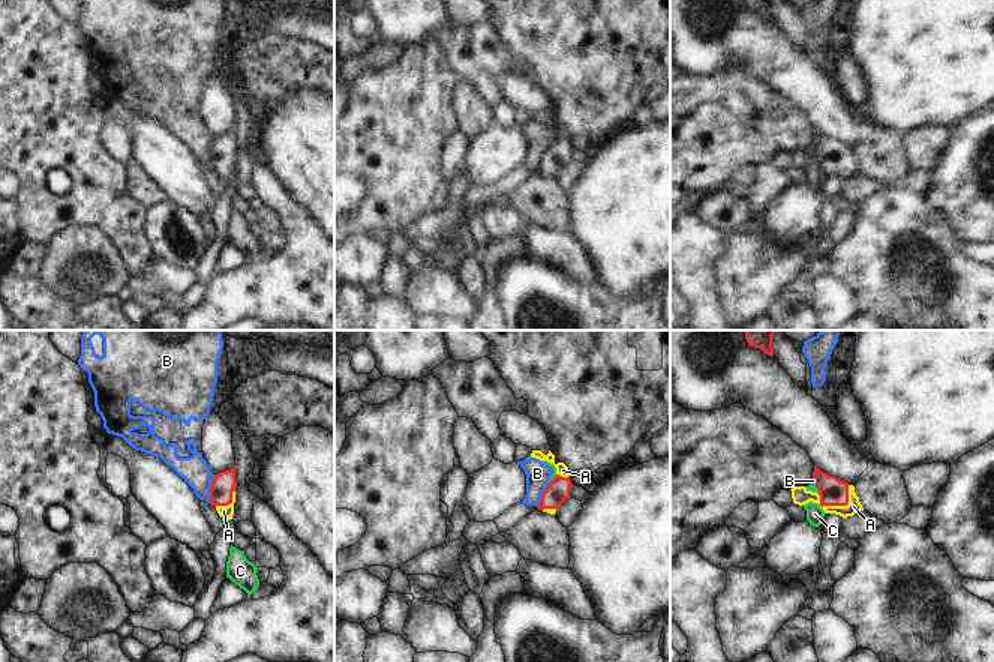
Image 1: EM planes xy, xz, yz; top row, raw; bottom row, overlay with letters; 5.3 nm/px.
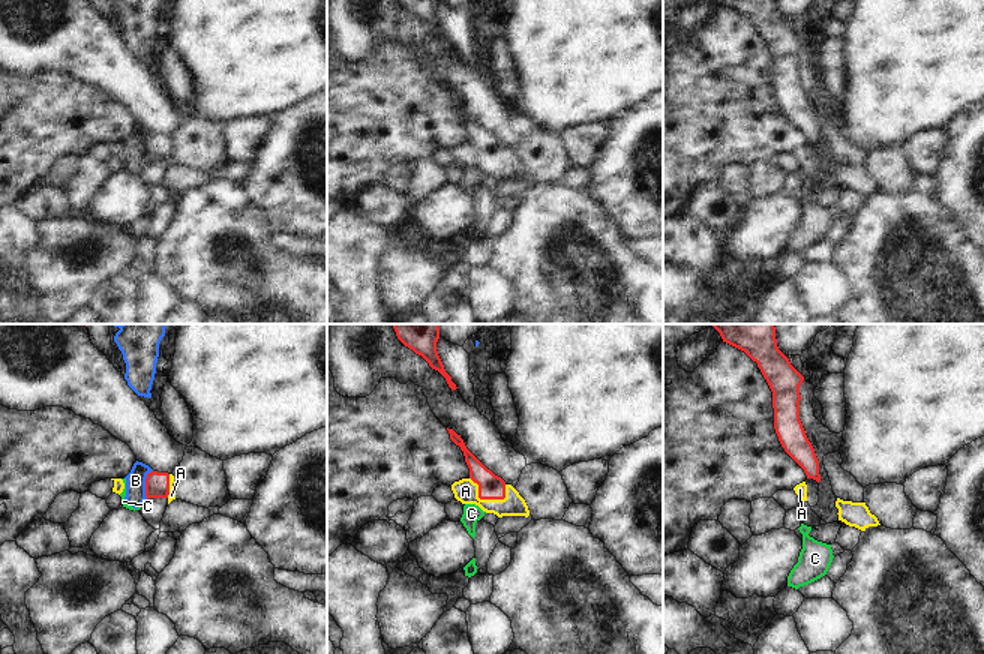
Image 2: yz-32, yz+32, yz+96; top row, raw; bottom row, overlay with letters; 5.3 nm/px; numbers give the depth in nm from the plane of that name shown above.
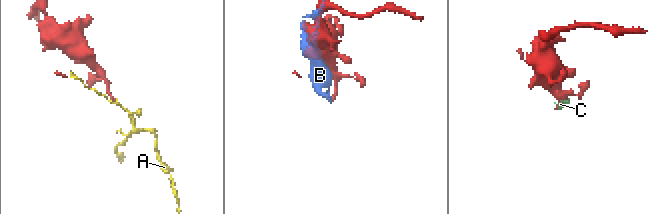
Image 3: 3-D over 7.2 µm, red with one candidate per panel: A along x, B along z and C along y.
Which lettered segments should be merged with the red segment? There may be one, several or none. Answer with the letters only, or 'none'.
A

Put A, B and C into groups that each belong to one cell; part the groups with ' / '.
A / B C

